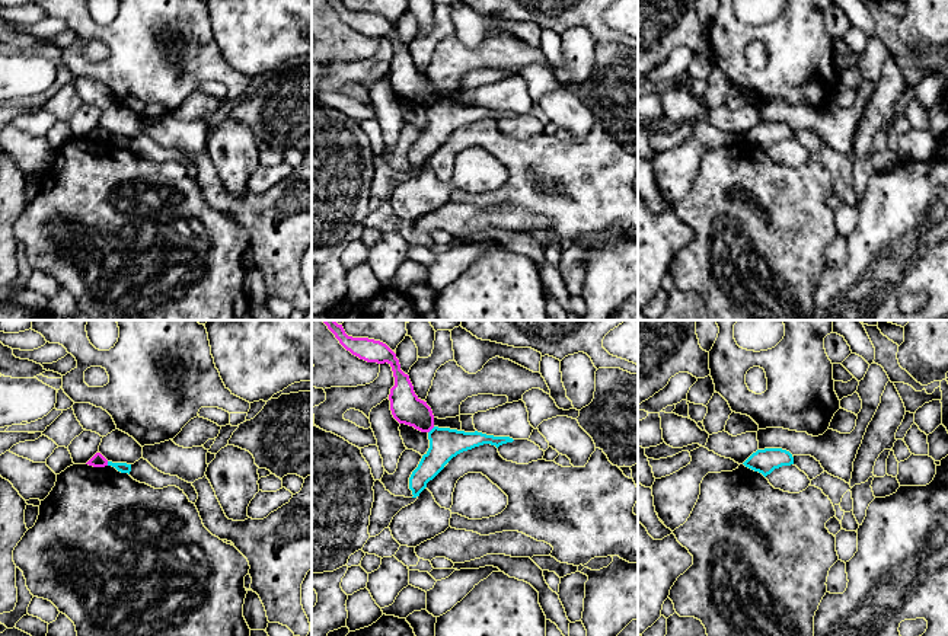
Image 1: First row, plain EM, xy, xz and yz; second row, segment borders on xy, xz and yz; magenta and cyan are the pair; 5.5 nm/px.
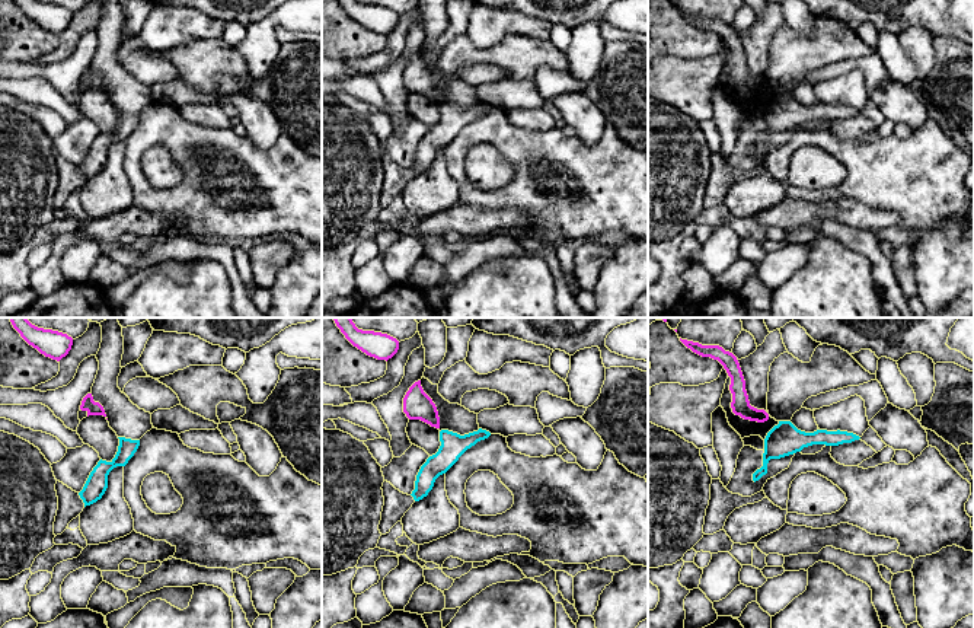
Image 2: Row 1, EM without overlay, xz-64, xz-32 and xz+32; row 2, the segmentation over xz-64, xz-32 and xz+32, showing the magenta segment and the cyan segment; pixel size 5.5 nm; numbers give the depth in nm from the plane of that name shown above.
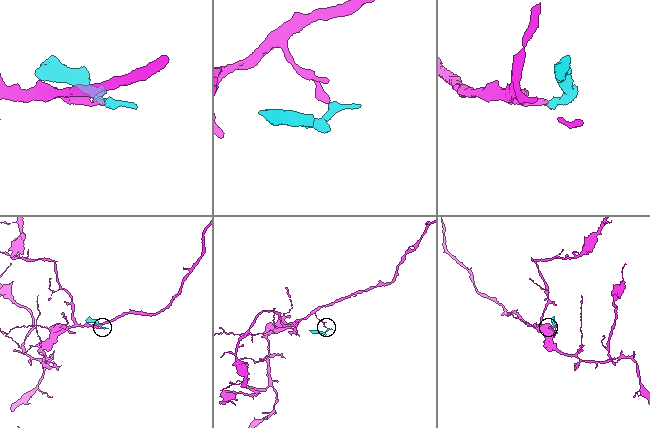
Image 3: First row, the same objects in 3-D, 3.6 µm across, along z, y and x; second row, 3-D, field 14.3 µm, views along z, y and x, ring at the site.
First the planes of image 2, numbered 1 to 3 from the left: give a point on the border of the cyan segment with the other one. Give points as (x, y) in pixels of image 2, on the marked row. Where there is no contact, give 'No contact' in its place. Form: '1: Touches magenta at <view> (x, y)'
1: No contact
2: No contact
3: No contact

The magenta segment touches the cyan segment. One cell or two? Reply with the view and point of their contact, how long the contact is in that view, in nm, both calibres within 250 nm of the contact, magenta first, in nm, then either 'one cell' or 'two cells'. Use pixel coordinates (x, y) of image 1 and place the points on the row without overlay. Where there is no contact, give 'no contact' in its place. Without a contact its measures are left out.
contact xz (431, 102); length 50 nm; calibres 170 and 170 nm; two cells

